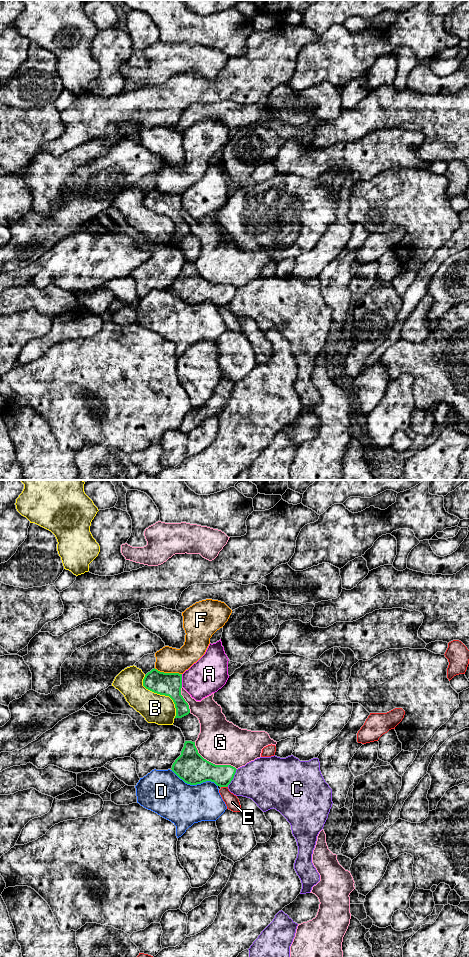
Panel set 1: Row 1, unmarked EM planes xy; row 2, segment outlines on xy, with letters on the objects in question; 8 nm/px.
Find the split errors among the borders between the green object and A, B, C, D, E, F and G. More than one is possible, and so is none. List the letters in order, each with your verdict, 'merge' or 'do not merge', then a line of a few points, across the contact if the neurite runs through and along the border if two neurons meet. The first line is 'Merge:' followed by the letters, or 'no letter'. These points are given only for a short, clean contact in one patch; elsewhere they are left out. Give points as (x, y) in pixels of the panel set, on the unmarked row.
Merge: no letter
A: do not merge
B: do not merge
C: do not merge
D: do not merge | xy (171, 290), (187, 303), (200, 304), (212, 301), (217, 306)
E: do not merge | xy (221, 306), (227, 307)
F: do not merge
G: do not merge

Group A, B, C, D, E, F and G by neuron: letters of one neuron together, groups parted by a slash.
A / B / C / D / E / F / G

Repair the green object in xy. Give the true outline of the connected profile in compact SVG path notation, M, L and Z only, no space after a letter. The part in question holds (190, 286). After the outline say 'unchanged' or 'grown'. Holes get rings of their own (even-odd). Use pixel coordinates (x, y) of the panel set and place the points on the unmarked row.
M185 261L181 275L171 289L187 304L197 305L211 301L220 307L228 307L237 290L231 285L215 285L207 281L198 273L195 262L192 261Z; unchanged

